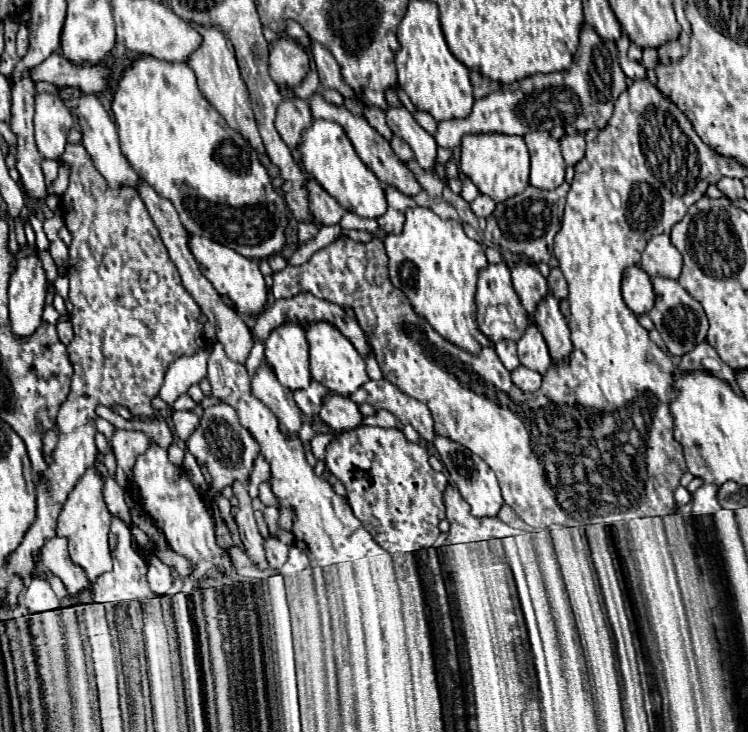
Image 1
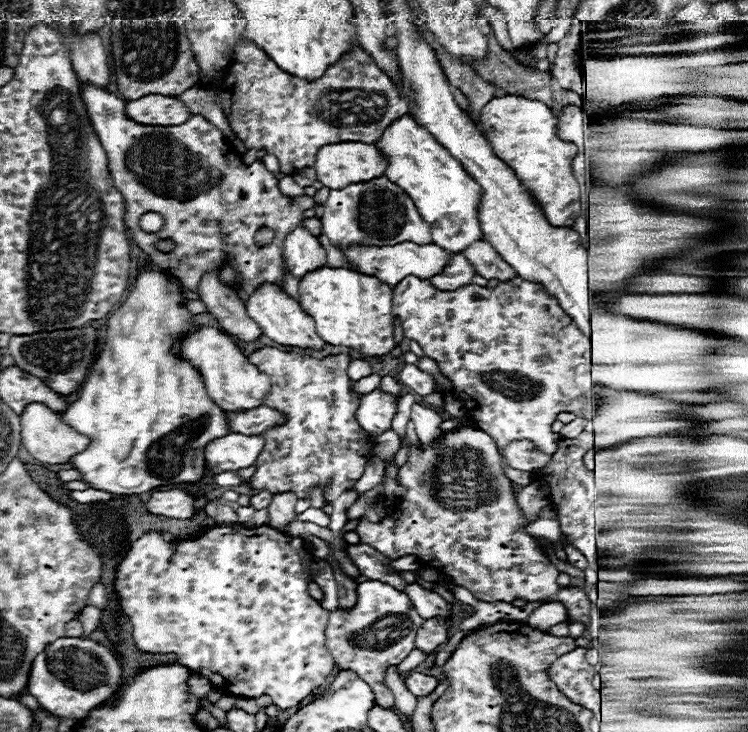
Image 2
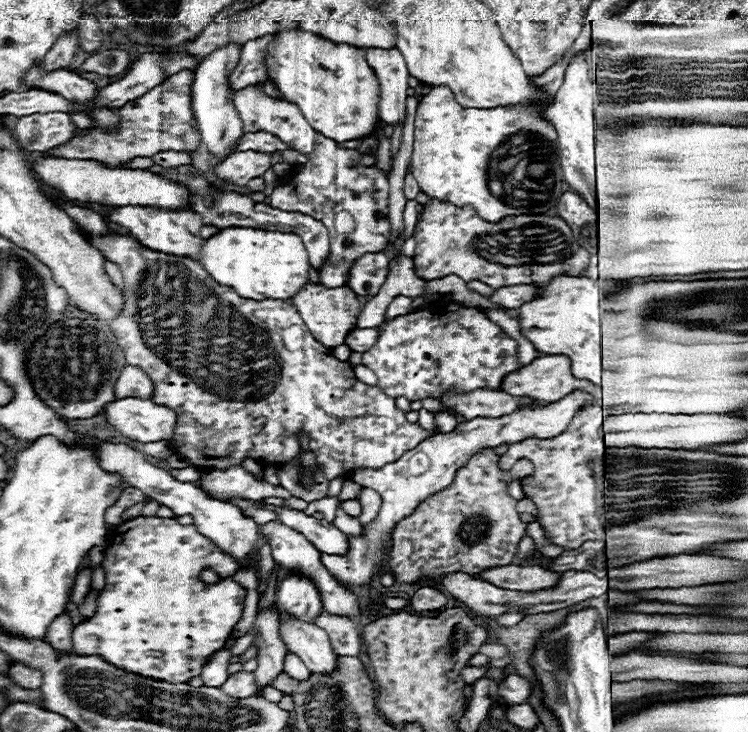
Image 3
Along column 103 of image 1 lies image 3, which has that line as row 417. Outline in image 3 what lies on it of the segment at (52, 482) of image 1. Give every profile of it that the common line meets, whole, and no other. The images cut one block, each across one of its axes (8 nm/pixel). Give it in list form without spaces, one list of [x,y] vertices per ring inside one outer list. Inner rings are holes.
[[[130,236],[90,238],[90,242],[104,254],[106,260],[118,264],[118,268],[122,270],[122,276],[124,276],[124,308],[114,320],[108,322],[108,326],[114,332],[116,342],[120,344],[120,348],[126,352],[126,364],[142,368],[146,372],[146,376],[152,380],[152,384],[154,384],[152,402],[160,404],[160,406],[166,406],[166,408],[176,412],[176,428],[174,428],[174,438],[172,438],[170,444],[184,460],[206,466],[206,468],[226,468],[226,466],[232,466],[232,464],[242,464],[242,460],[246,456],[252,456],[254,460],[258,460],[264,466],[266,464],[276,466],[276,464],[280,464],[284,460],[290,460],[290,458],[300,454],[298,432],[304,432],[304,434],[310,436],[310,450],[318,456],[318,464],[324,470],[324,476],[328,476],[328,480],[332,480],[336,476],[344,476],[352,468],[362,468],[362,466],[364,468],[380,468],[388,462],[396,462],[404,452],[416,448],[422,440],[426,440],[430,436],[430,432],[424,430],[418,422],[408,422],[404,418],[404,412],[396,408],[396,404],[390,396],[386,396],[376,386],[368,386],[368,384],[362,384],[360,380],[356,380],[354,370],[348,362],[340,362],[338,358],[334,358],[334,354],[330,354],[330,350],[326,346],[316,342],[312,338],[312,334],[308,332],[306,324],[300,320],[300,314],[296,312],[296,308],[292,308],[292,304],[272,300],[272,298],[260,300],[260,302],[244,300],[236,292],[232,292],[232,288],[222,286],[216,280],[212,280],[208,276],[208,272],[202,268],[202,264],[198,264],[196,260],[190,260],[190,258],[184,258],[184,256],[168,256],[168,254],[162,254],[162,252],[154,252],[154,250],[142,246],[140,242],[136,242]],[[174,324],[180,324],[180,326],[176,330],[166,330],[166,326],[174,326]],[[142,326],[146,326],[146,328],[142,328]],[[154,344],[164,344],[164,346],[154,346]]]

